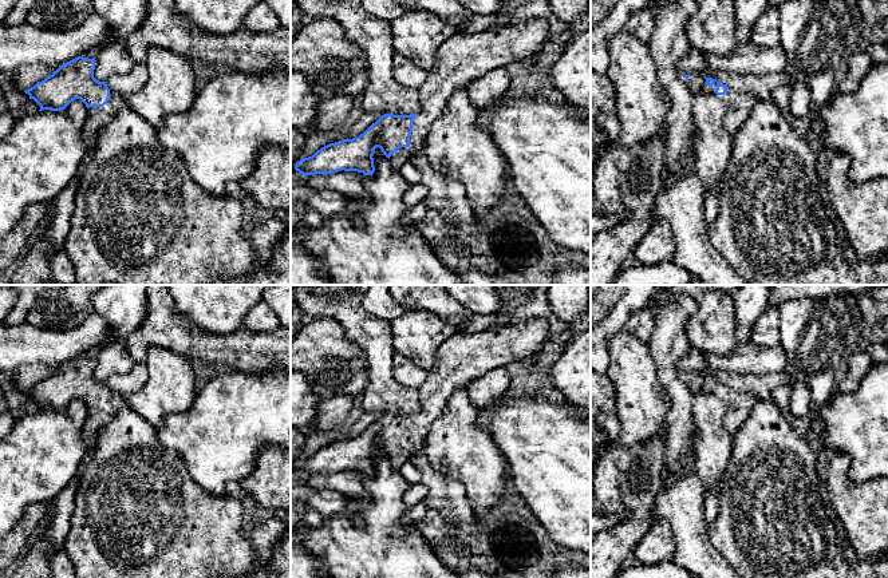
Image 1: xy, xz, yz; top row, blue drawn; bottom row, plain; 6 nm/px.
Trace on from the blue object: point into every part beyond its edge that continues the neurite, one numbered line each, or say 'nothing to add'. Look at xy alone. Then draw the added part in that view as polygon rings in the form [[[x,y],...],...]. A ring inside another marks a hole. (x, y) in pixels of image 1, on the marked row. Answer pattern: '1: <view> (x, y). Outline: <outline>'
1: xy (97, 118). Outline: [[[110,91],[110,100],[103,107],[87,108],[87,116],[83,124],[83,142],[87,147],[84,162],[88,161],[95,151],[99,130],[125,106],[127,106],[126,99]]]

